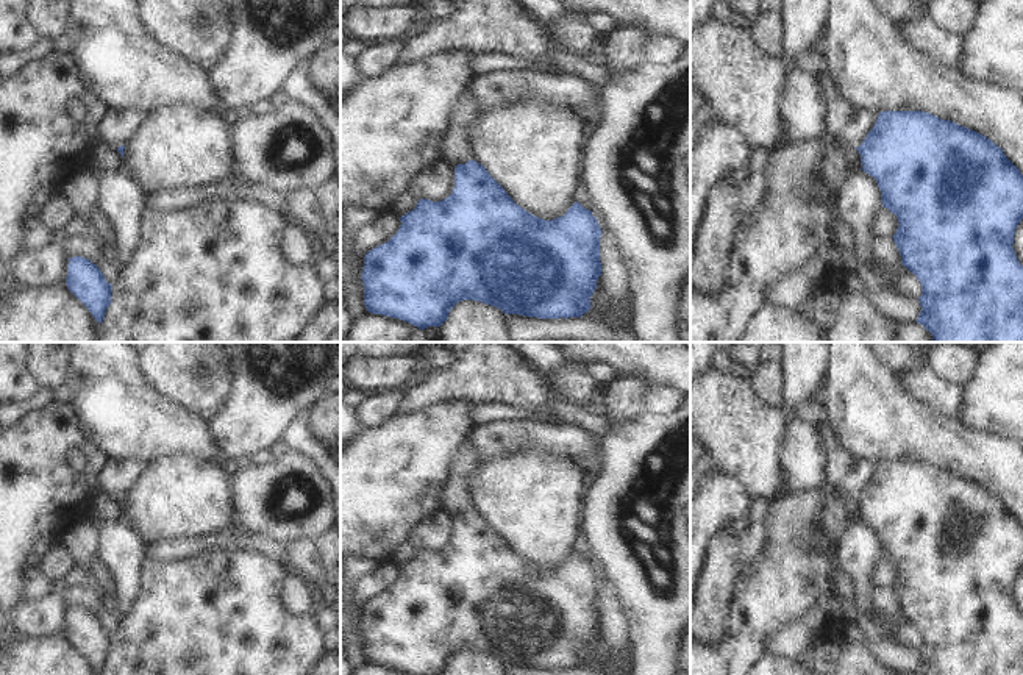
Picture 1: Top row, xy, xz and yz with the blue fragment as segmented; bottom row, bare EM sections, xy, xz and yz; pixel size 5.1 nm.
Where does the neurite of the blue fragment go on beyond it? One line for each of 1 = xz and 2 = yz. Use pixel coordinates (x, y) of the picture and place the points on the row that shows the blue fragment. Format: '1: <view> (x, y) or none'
1: none
2: none

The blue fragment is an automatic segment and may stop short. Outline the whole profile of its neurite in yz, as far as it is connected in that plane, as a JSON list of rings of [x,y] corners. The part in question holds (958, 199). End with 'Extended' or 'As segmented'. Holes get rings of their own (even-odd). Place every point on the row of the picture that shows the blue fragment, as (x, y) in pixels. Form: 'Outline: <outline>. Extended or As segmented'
Outline: [[[923,111],[879,112],[873,128],[856,150],[861,155],[861,170],[878,183],[882,208],[887,208],[898,219],[898,228],[892,238],[900,252],[901,264],[921,284],[921,295],[918,297],[921,311],[915,322],[931,333],[934,342],[1023,342],[1023,266],[1012,248],[1015,228],[1023,219],[1023,175],[1003,150],[973,130]]]. As segmented.

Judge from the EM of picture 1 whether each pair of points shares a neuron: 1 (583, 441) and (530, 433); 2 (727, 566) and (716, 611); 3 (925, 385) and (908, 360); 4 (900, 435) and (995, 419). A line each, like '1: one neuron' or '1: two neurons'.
1: one neuron
2: one neuron
3: two neurons
4: two neurons

